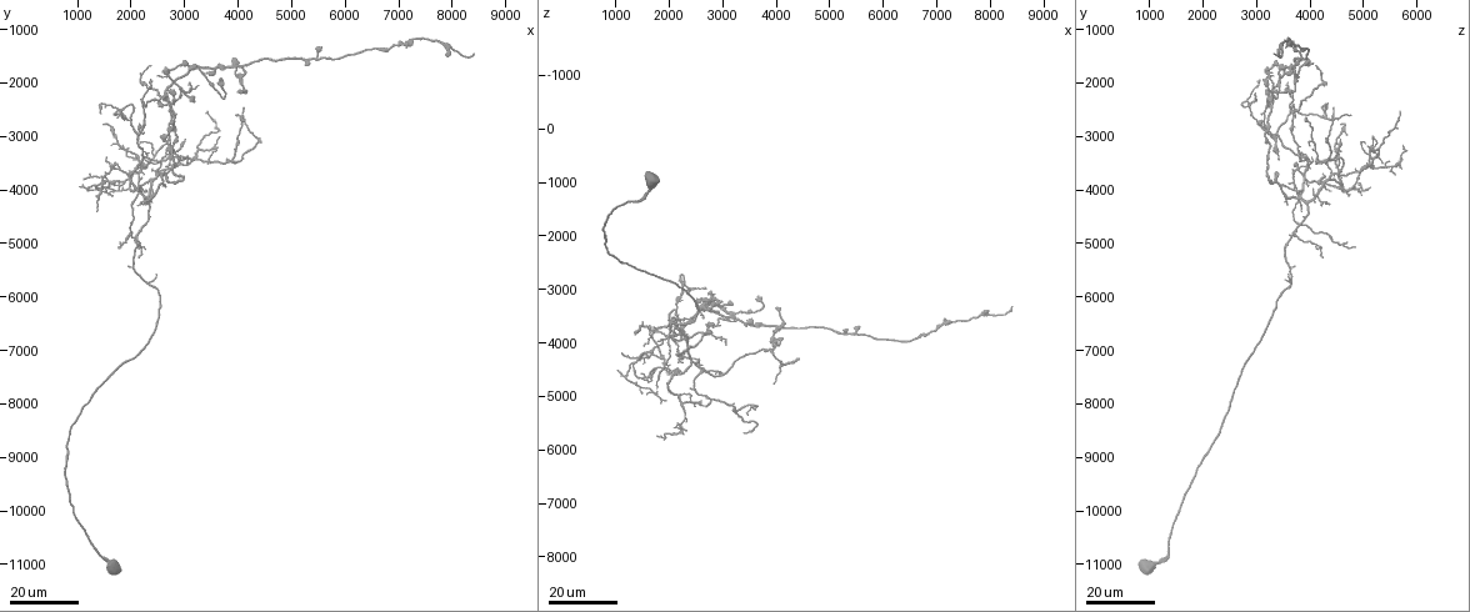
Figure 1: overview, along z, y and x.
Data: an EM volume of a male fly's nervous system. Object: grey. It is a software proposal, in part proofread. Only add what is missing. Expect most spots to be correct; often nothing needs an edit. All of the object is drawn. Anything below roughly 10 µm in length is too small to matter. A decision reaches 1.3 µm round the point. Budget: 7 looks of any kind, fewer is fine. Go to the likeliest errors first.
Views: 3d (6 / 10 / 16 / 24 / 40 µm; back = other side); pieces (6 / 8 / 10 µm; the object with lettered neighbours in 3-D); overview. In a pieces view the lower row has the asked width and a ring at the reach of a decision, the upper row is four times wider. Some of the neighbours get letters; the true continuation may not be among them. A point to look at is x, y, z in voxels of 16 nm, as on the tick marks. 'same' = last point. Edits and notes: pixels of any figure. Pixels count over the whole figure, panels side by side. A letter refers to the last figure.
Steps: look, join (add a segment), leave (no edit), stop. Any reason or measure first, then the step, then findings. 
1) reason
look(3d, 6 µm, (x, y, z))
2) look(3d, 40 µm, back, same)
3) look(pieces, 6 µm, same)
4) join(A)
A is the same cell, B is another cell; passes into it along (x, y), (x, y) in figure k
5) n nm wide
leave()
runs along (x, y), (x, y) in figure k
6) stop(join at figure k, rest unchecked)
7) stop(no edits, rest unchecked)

an open end
look(3d, 24 µm, (2150, 3950, 3500))

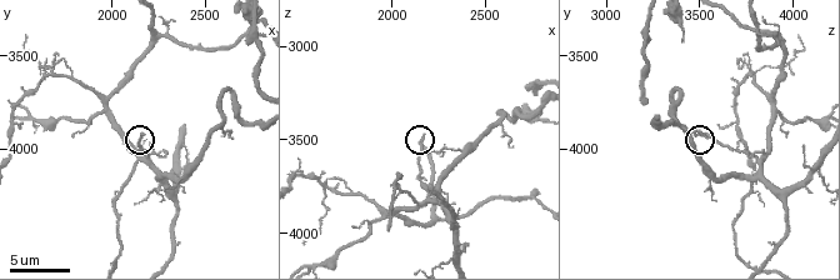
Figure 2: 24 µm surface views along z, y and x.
look(pieces, 8 µm, (2180, 3920, 3480))

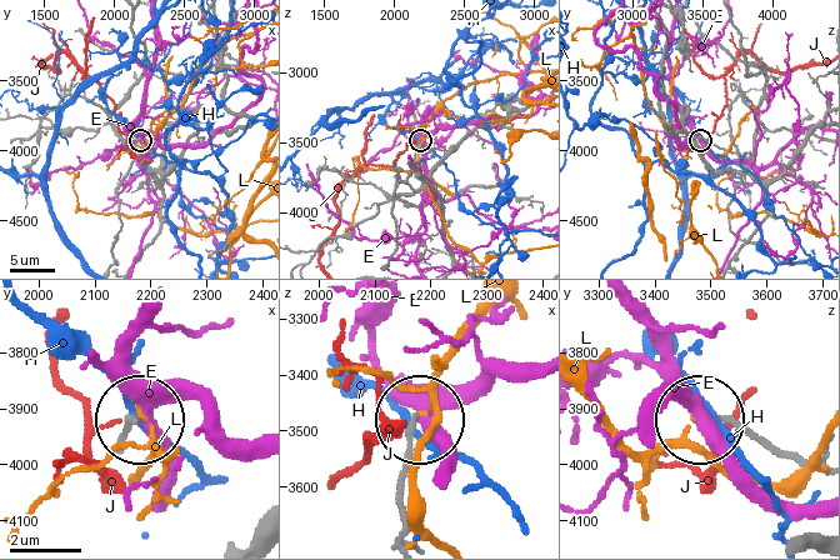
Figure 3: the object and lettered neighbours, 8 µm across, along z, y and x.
leave()
E, H, J and L are other cells; no lettered segment goes on from it

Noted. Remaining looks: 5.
an open end
look(pieces, 6 µm, (2620, 3920, 3520))

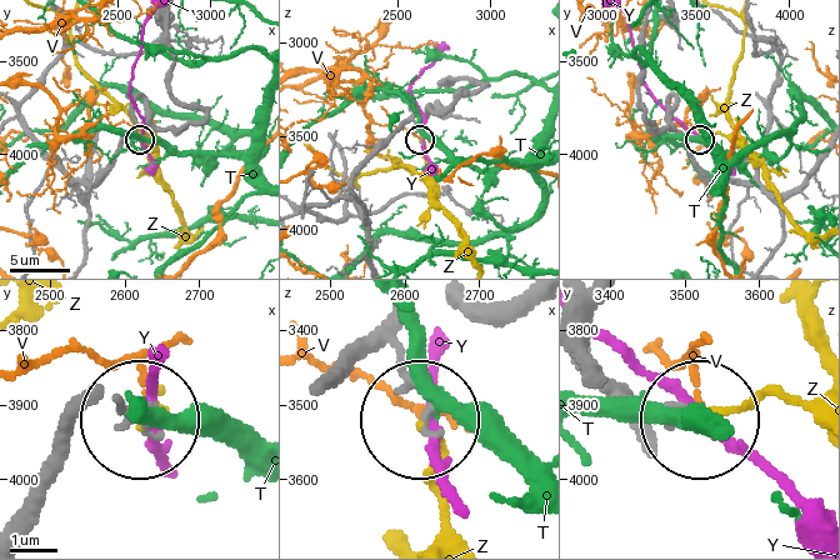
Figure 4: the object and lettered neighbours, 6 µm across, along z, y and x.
leave()
T, V, Y and Z are other cells; no lettered segment goes on from it

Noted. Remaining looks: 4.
free end
look(3d, 24 µm, (5550, 1300, 3700))

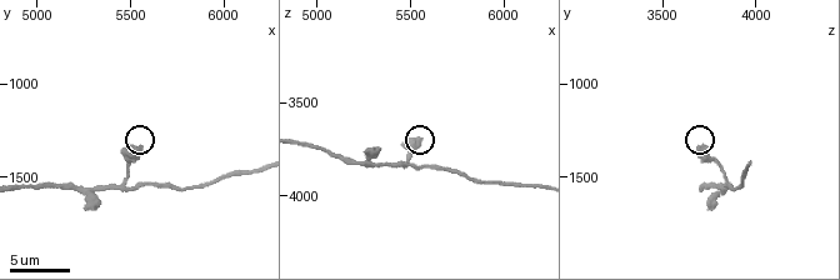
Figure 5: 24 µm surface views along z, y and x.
look(pieces, 6 µm, (5560, 1340, 3700))

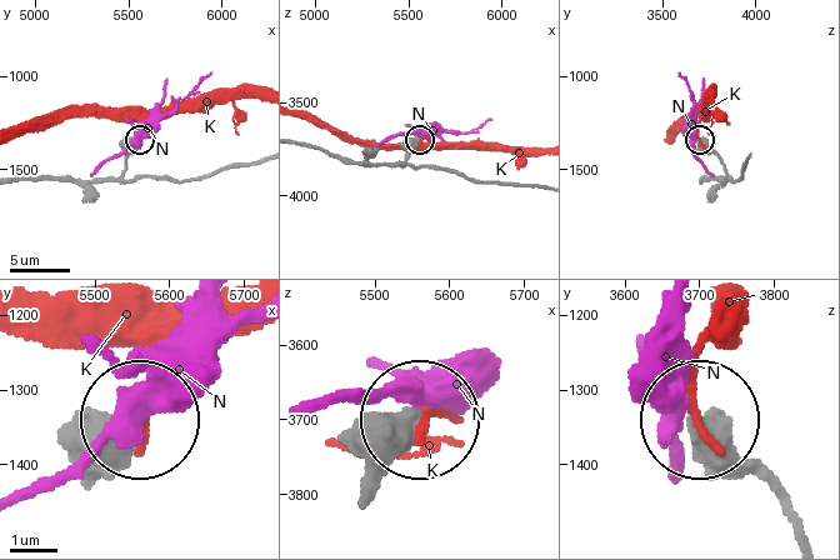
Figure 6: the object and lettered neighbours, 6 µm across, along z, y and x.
leave()
K and N are other cells; no lettered segment goes on from it

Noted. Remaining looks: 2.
look(3d, 24 µm, (3050, 3450, 4000))

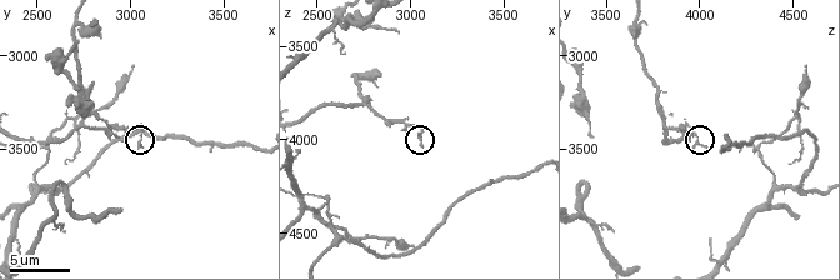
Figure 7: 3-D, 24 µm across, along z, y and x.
look(pieces, 10 µm, (3060, 3500, 4020))

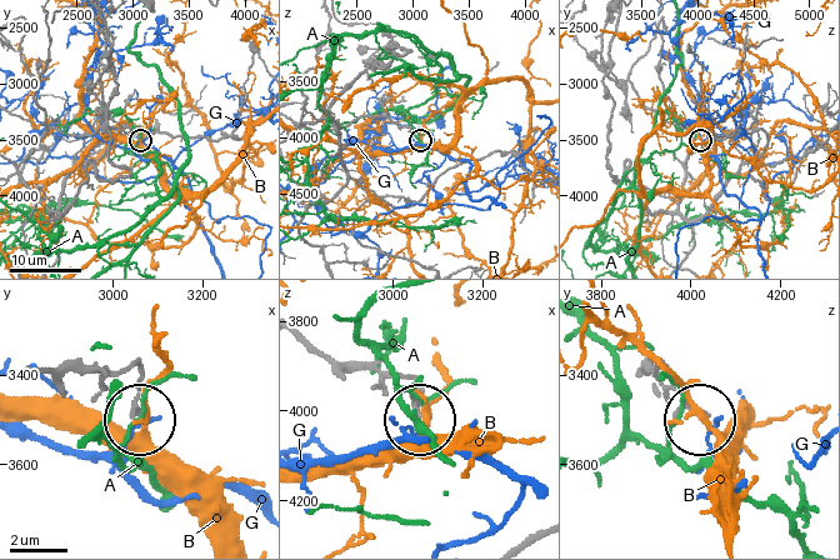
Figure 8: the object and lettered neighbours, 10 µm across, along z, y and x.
120 nm wide
leave()
A, B and G are other cells; no lettered segment goes on from it

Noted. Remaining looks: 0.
stop(no edits, rest unchecked)

